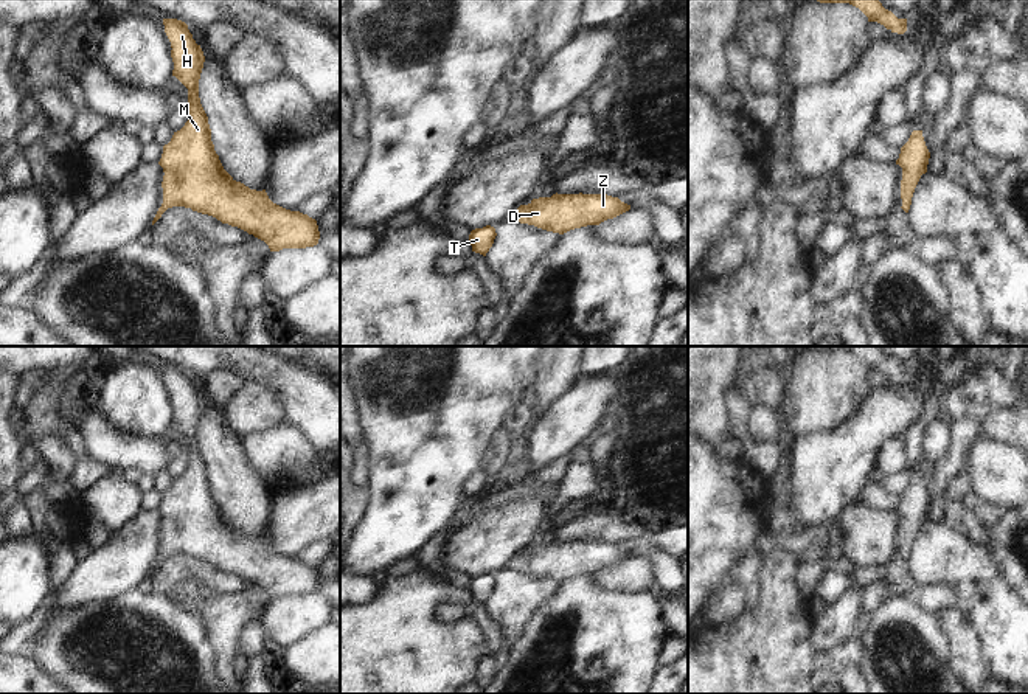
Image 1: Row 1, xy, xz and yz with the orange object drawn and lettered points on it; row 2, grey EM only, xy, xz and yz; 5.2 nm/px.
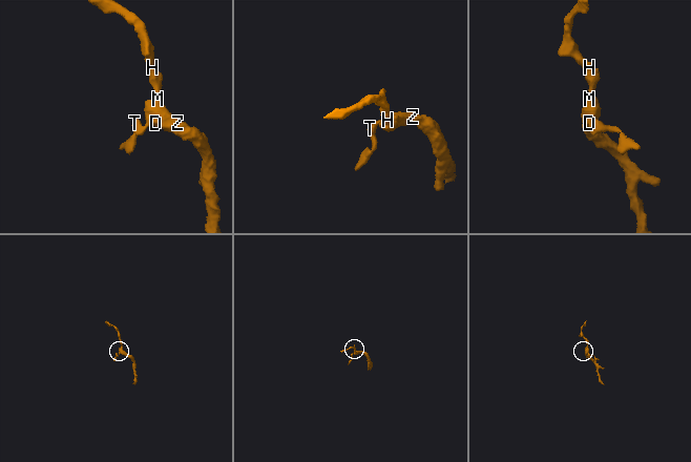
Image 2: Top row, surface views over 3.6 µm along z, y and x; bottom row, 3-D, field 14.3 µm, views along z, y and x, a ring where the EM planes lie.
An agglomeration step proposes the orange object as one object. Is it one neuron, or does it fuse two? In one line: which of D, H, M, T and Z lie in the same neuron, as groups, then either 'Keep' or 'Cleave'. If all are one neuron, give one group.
Groups: D H M T Z. Keep

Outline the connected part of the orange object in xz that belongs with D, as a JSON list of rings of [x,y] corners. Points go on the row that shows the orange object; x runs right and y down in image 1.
[[[553,194],[533,199],[520,205],[511,222],[534,225],[537,228],[564,234],[570,230],[599,225],[630,210],[630,205],[607,194]]]

